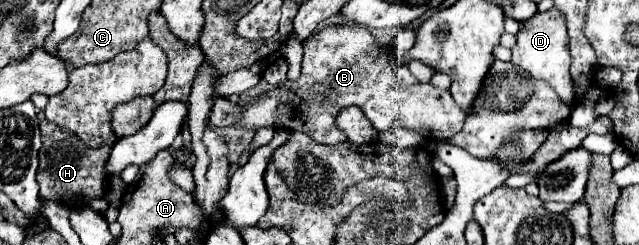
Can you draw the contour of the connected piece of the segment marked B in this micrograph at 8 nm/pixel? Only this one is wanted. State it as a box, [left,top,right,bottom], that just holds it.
[208,26,464,144]

